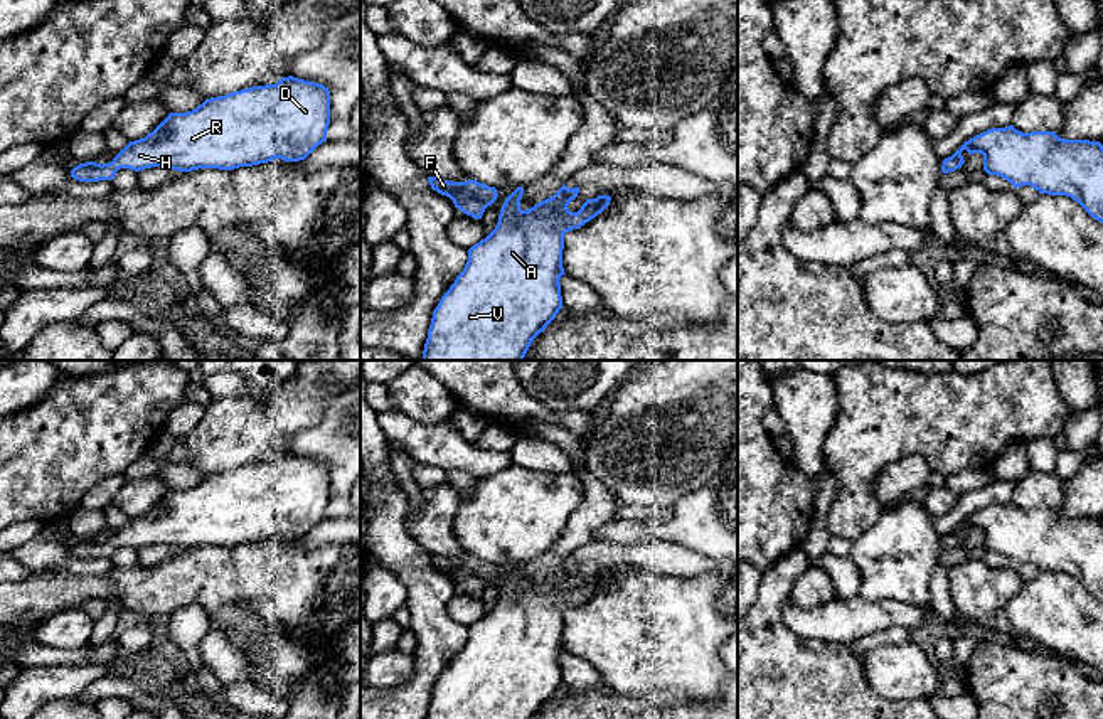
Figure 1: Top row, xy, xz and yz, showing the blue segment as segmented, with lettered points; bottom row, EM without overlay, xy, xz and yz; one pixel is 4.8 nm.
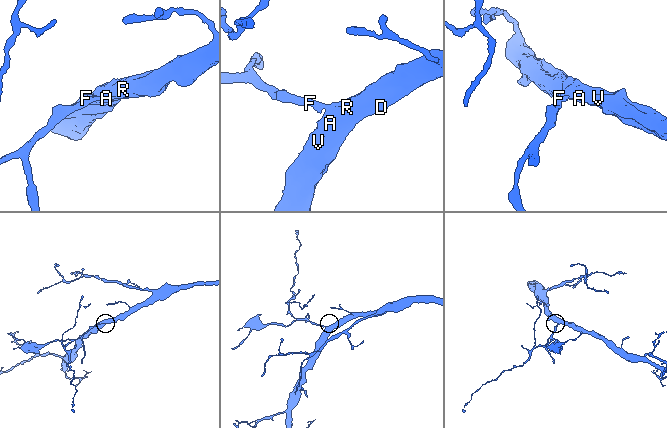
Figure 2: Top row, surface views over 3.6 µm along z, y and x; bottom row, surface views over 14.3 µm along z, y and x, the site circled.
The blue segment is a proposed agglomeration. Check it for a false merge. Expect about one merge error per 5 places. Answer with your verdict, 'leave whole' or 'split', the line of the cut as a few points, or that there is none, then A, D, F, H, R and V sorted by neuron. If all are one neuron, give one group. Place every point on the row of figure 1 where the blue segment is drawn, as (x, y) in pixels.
leave whole; cut none; groups A D F H R V

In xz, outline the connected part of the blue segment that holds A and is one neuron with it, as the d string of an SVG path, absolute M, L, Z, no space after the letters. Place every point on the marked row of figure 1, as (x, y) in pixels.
M562 187L522 210L524 189L504 202L495 229L468 249L468 261L433 312L423 360L524 360L532 340L562 308L559 280L564 273L564 234L579 229L608 205L610 195L588 199L578 212L567 209L579 187Z

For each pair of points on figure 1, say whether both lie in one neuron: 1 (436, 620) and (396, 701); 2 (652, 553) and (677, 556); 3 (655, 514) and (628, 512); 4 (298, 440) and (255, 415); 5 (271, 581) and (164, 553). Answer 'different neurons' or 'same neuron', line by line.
1: same neuron
2: same neuron
3: same neuron
4: different neurons
5: different neurons

